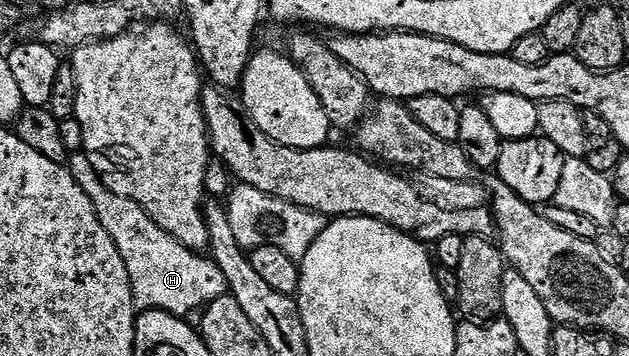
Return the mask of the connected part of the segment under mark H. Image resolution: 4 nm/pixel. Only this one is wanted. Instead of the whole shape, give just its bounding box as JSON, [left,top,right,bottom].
[69,153,225,318]

